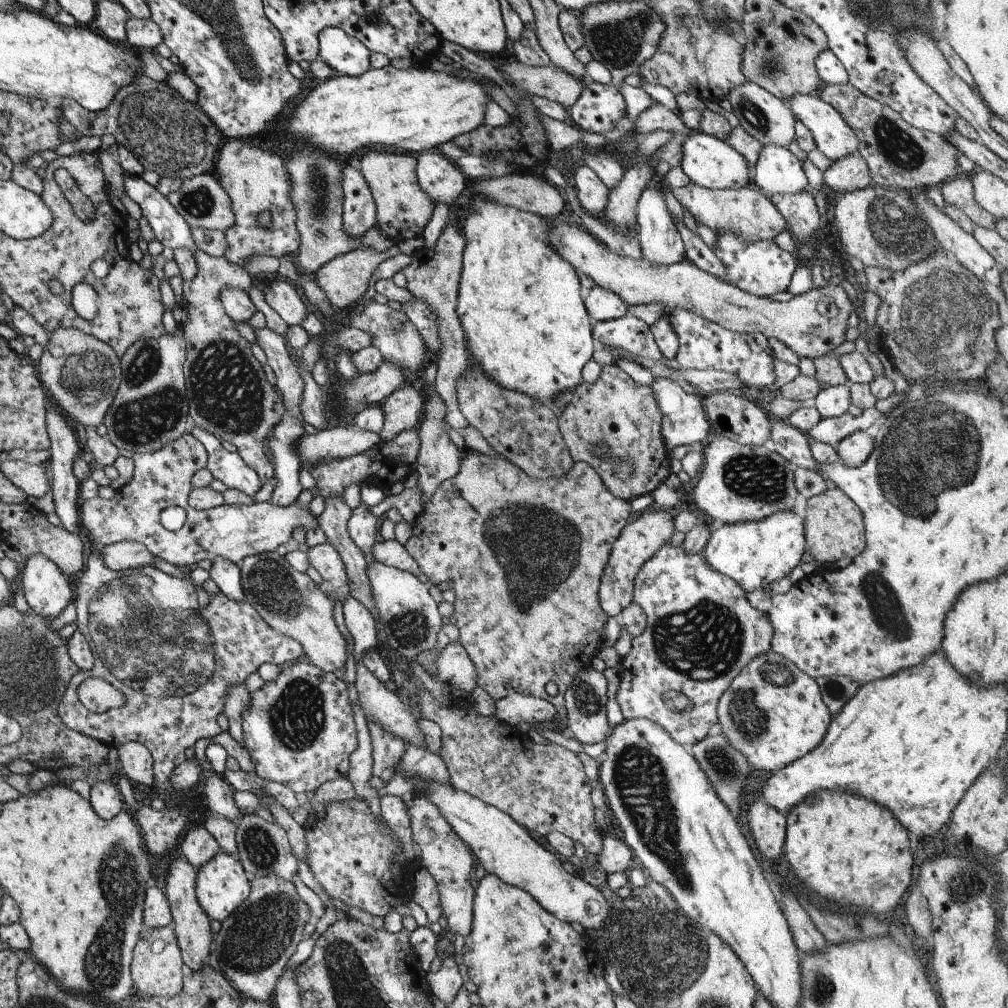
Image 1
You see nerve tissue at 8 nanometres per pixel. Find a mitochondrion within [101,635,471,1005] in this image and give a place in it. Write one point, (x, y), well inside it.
(256, 939)

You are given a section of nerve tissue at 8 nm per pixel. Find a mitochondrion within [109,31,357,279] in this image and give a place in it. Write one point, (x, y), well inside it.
(173, 142)

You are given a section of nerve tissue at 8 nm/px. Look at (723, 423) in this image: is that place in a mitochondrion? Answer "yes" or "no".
no

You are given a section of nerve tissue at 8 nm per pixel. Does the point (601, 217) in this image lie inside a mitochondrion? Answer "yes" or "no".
no

